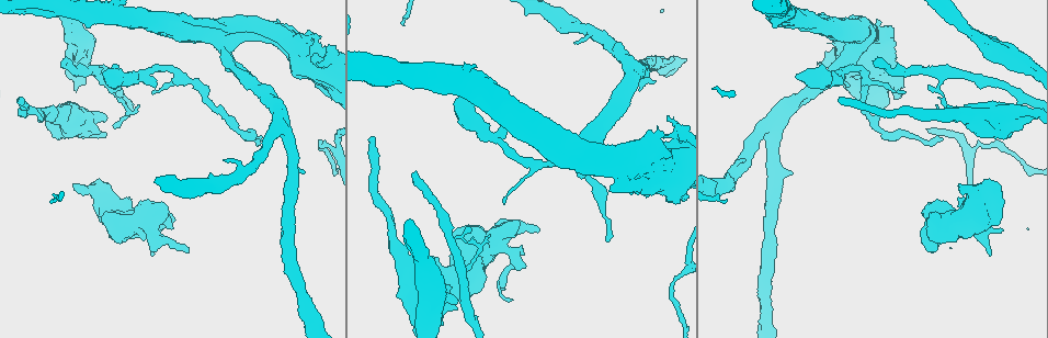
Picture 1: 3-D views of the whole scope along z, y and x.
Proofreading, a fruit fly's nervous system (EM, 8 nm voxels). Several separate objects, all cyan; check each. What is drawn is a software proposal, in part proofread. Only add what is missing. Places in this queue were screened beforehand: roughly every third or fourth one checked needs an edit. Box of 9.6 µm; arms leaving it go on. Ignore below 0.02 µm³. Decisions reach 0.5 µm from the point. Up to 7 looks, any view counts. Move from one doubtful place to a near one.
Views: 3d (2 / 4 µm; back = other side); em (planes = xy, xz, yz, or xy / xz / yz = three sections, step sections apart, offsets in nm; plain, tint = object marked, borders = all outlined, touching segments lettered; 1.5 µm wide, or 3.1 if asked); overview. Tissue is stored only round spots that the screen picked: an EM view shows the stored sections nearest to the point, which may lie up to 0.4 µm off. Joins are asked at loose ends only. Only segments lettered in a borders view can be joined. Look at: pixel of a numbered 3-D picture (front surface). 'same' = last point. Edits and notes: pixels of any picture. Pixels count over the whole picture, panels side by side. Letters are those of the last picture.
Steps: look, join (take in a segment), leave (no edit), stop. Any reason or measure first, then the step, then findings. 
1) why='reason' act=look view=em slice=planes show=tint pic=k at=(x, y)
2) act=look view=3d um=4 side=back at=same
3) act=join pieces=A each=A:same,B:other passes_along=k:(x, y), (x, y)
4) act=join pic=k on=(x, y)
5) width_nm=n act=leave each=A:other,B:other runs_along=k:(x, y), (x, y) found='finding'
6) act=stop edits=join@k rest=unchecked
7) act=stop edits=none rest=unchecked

why='tapers out' act=look view=em slice=planes show=borders pic=1 at=(415, 172)

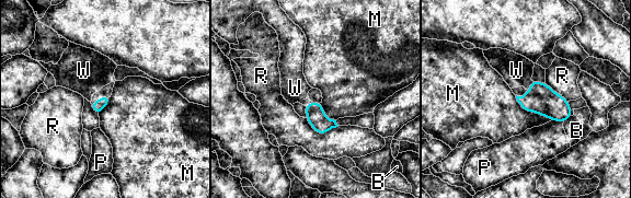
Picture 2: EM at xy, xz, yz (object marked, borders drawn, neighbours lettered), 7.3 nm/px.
act=join pieces=W each=B:other,M:other,P:other,R:other,W:same found='it goes on there'

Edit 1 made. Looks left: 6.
why='free end' act=look view=em slice=planes show=borders pic=1 at=(20, 98)

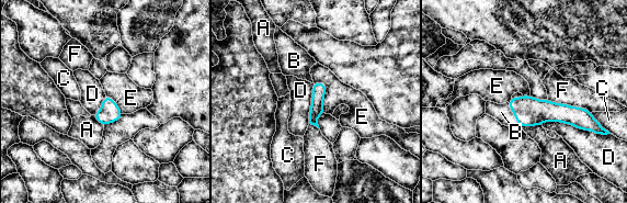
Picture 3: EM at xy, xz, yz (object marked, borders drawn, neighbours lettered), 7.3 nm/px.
act=join pieces=B each=A:other,B:same,C:other,D:other,E:other,F:other passes_along=3:(528, 111), (512, 112), (501, 112) found='it goes on there'

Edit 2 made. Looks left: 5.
act=look view=em slice=planes show=borders pic=1 at=(73, 184)

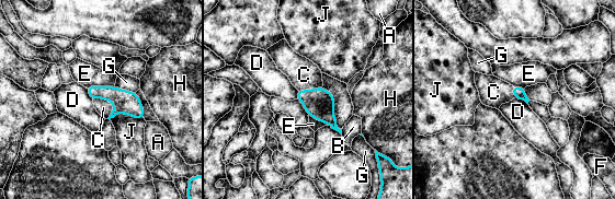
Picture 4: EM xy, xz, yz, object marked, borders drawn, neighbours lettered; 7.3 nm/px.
longest_contact=G:360nm act=join pieces=C each=A:other,B:other,C:same,D:other,E:other,F:other,G:other,H:other,J:other found='it goes on there'

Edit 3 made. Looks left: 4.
act=stop edits=join@2,join@3,join@4 rest=unchecked

